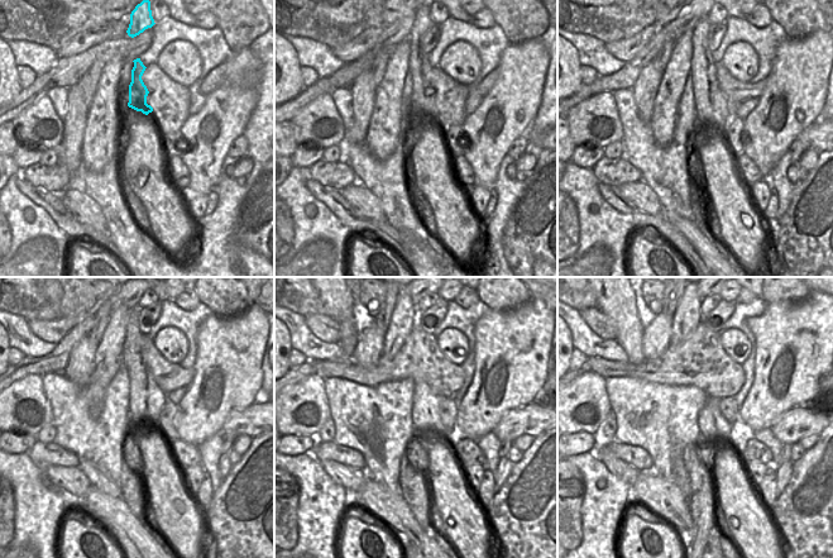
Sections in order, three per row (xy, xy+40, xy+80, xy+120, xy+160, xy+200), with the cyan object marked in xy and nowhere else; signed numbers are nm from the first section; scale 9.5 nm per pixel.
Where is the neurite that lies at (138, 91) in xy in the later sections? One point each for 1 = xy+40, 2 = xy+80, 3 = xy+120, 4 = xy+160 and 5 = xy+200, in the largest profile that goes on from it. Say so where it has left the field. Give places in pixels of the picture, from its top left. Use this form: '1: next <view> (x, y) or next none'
1: next xy+40 (419, 66)
2: next xy+80 (703, 68)
3: next xy+120 (142, 416)
4: next xy+160 (426, 420)
5: next xy+200 (714, 429)

